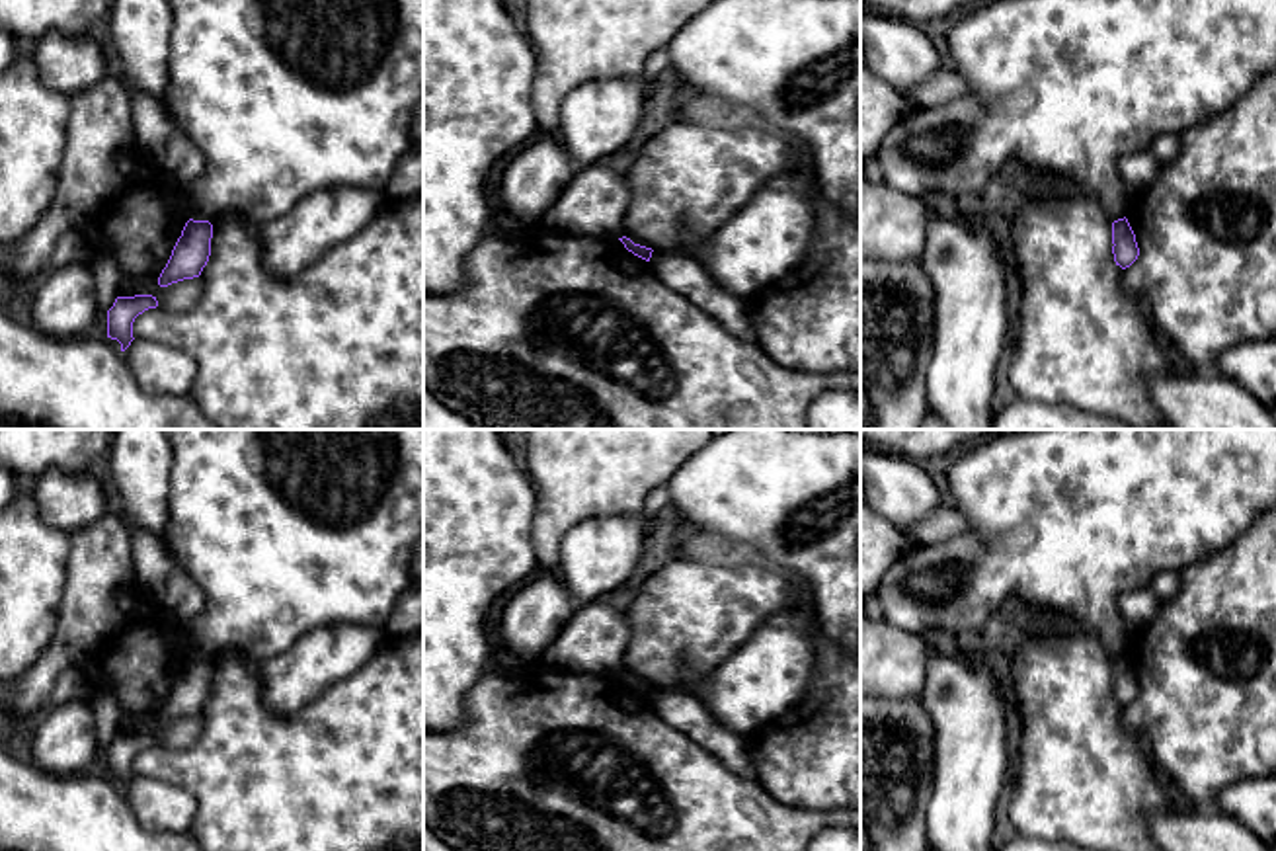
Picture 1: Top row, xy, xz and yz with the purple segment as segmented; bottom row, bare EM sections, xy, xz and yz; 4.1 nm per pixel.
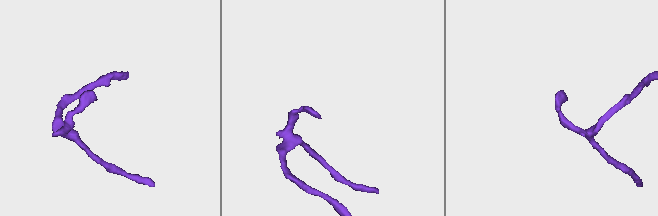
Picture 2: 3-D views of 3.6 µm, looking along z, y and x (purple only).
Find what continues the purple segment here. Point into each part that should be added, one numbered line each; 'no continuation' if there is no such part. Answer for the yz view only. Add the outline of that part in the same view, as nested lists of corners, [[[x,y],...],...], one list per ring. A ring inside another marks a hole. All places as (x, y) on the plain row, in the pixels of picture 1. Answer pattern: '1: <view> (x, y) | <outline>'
no continuation

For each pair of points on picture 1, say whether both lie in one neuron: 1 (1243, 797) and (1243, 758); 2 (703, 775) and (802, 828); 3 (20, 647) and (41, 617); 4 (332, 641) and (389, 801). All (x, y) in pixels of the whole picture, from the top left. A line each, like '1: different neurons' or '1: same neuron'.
1: different neurons
2: same neuron
3: same neuron
4: different neurons

